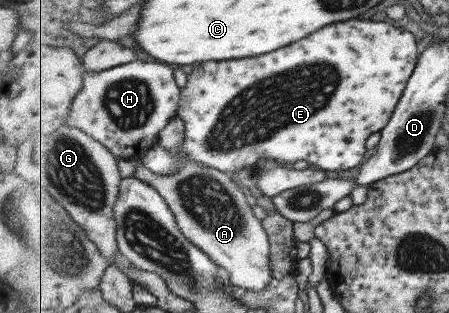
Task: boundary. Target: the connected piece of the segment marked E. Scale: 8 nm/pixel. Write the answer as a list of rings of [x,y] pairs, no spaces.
[[[356,17],[330,24],[302,40],[265,55],[202,63],[200,67],[188,75],[186,86],[181,90],[181,106],[177,114],[185,122],[186,127],[186,140],[183,148],[179,152],[171,152],[171,150],[166,150],[157,144],[143,155],[142,162],[146,168],[158,176],[172,176],[178,172],[178,168],[182,164],[188,164],[188,161],[196,161],[198,164],[208,166],[208,168],[216,168],[220,172],[231,174],[239,170],[254,168],[256,162],[262,158],[272,158],[280,165],[293,165],[298,160],[305,160],[310,167],[322,168],[325,171],[350,170],[356,166],[360,168],[365,163],[364,156],[366,156],[368,138],[376,132],[381,132],[389,123],[418,61],[418,46],[416,46],[416,38],[414,38],[413,32],[395,24],[384,24],[382,21],[364,20]]]

